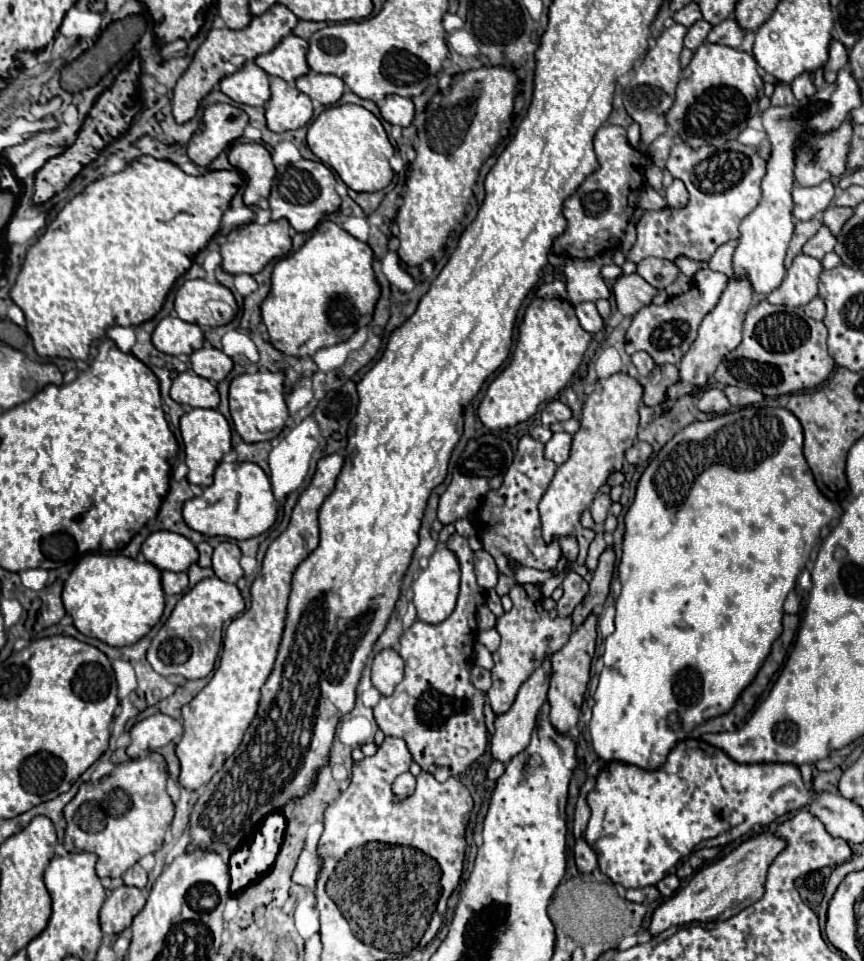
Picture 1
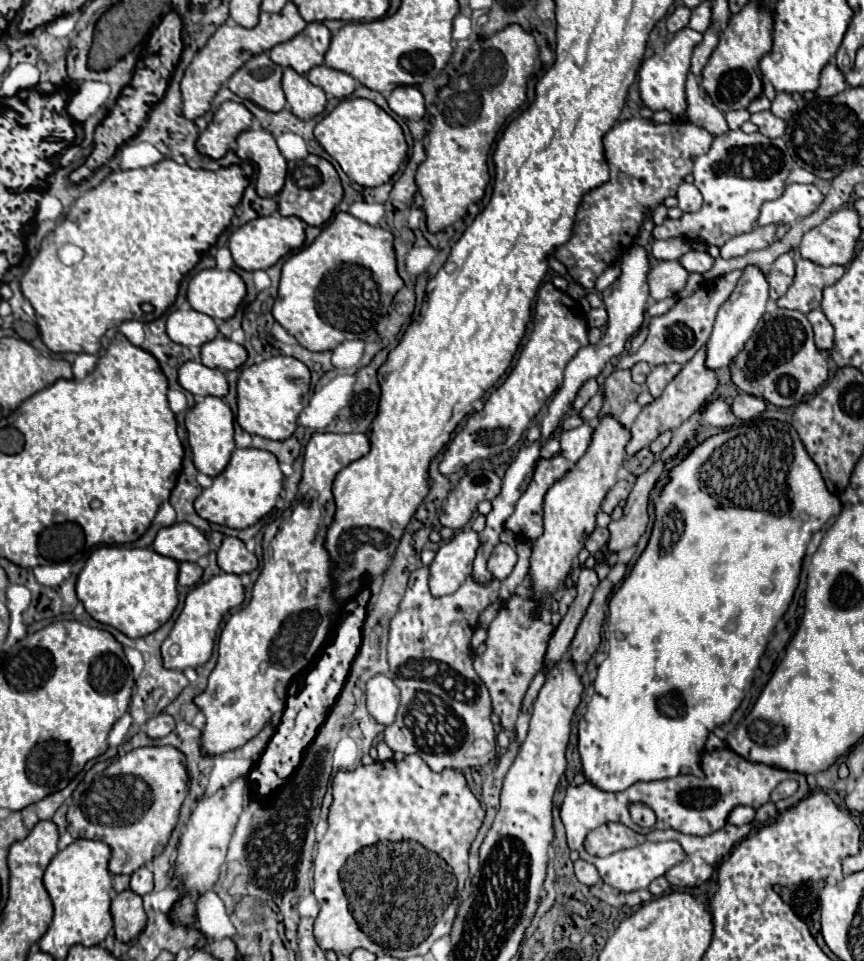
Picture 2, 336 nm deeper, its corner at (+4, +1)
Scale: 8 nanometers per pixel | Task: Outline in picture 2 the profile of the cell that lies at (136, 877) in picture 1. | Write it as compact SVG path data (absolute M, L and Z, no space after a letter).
M142 866L140 870L136 870L136 872L132 874L130 888L132 888L138 896L144 896L144 894L152 892L152 888L154 888L154 880L152 880L152 872L150 872L148 866Z

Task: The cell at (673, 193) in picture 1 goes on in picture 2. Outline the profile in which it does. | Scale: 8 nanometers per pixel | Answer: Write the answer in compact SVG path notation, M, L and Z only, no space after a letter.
M682 182L676 198L678 198L678 208L682 212L698 212L702 208L702 194L694 184Z

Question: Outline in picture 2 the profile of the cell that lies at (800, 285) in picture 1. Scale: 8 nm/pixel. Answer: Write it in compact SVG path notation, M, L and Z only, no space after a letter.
M800 258L796 262L796 276L788 288L788 292L776 302L780 308L798 310L808 314L810 310L820 308L822 290L826 286L836 284L844 274L842 266L820 266L810 260Z

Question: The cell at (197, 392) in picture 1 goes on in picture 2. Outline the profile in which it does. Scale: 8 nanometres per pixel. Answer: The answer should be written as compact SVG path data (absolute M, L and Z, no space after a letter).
M188 360L178 370L178 382L184 390L192 392L194 396L226 396L228 382L222 370L208 368L200 362Z

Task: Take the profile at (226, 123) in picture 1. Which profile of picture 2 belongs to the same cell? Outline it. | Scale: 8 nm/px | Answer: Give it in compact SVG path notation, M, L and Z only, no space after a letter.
M224 102L214 114L208 128L200 134L196 142L198 152L214 160L222 158L236 136L250 128L252 118L252 112L242 102Z

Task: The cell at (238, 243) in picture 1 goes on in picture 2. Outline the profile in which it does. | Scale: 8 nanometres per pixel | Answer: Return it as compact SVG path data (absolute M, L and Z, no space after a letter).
M264 216L264 218L256 218L250 220L248 224L240 226L232 236L230 236L230 252L232 258L236 262L238 268L254 272L254 270L266 270L270 266L274 266L282 256L290 254L292 250L300 248L304 244L304 228L306 224L296 218L296 216Z

